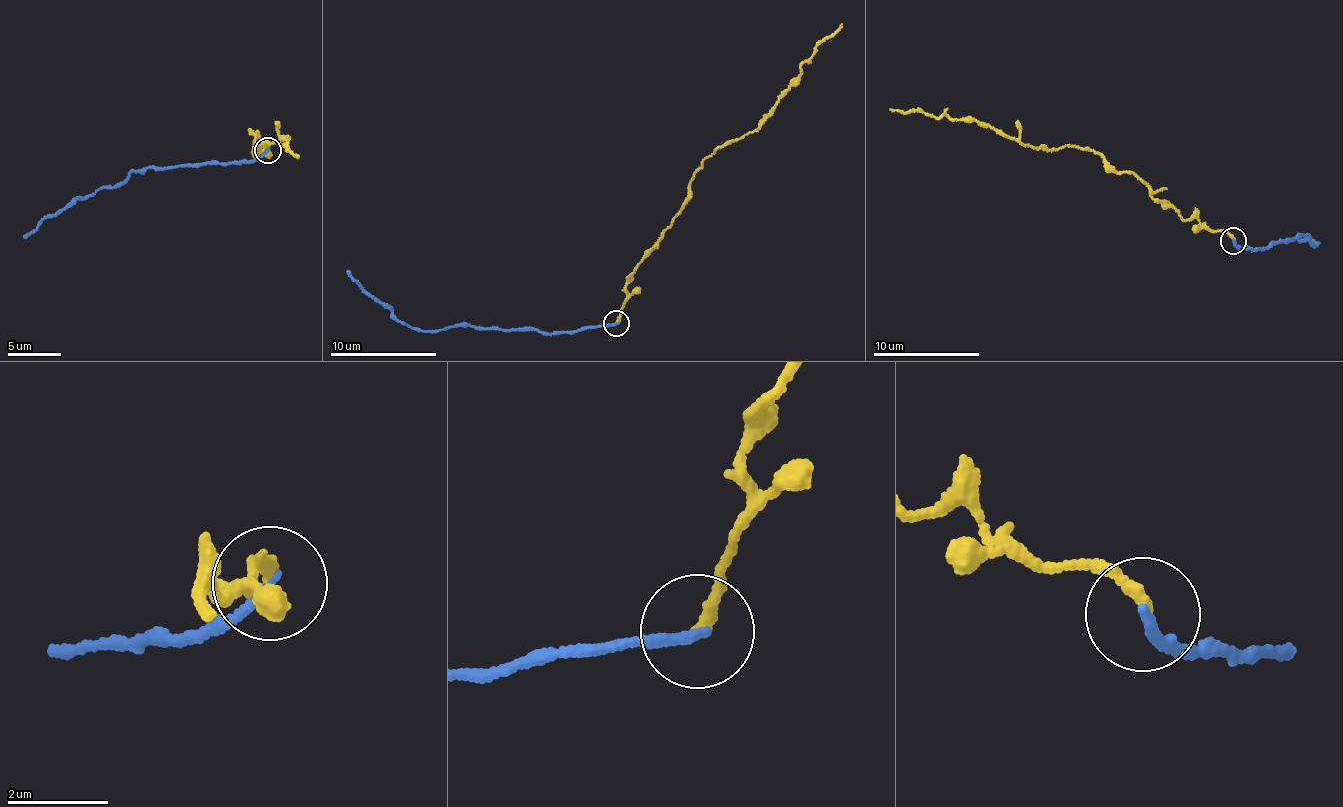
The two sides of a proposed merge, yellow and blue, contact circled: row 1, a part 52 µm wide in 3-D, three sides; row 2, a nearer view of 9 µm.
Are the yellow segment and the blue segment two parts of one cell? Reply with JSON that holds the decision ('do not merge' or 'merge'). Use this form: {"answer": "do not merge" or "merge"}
{"answer": "do not merge"}

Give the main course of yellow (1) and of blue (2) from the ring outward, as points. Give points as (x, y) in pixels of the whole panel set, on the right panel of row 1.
1: (1233, 239), (1184, 219), (1129, 173), (1080, 147), (1033, 149), (973, 120), (890, 109)
2: (1233, 242), (1241, 249), (1262, 249), (1299, 233), (1317, 242), (1312, 245), (1307, 236), (1281, 240)

